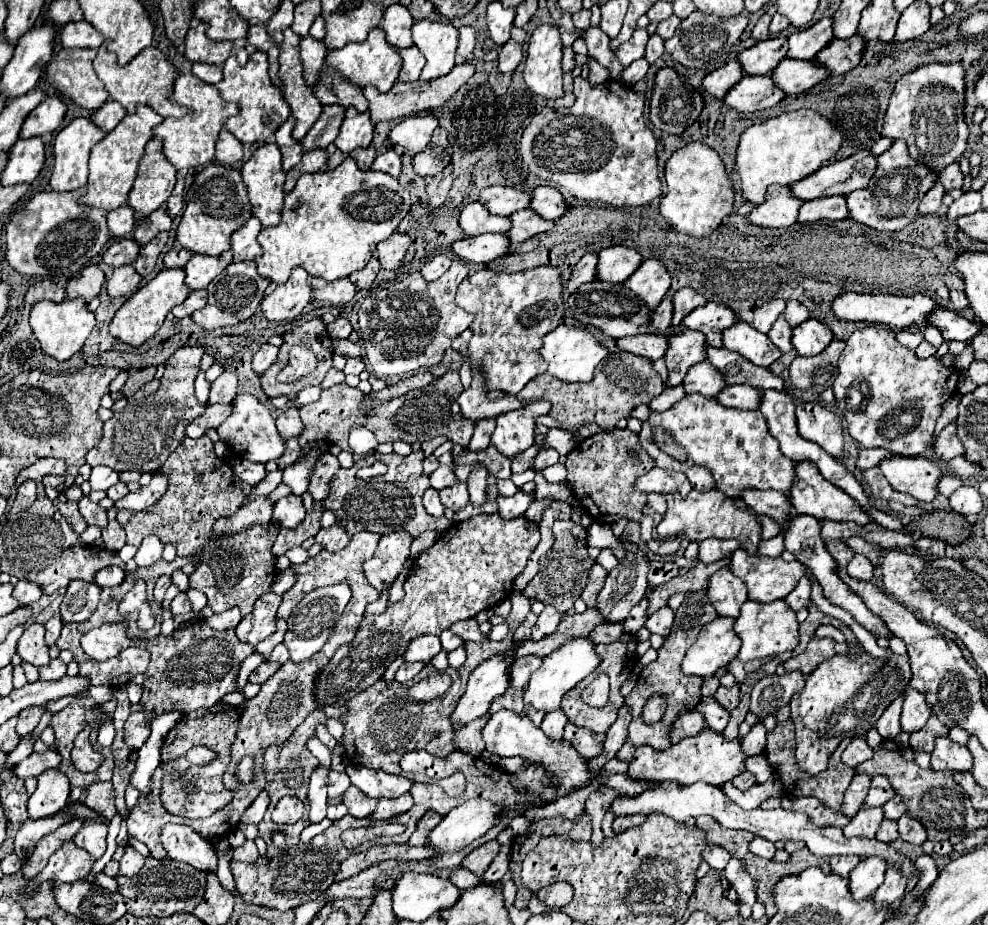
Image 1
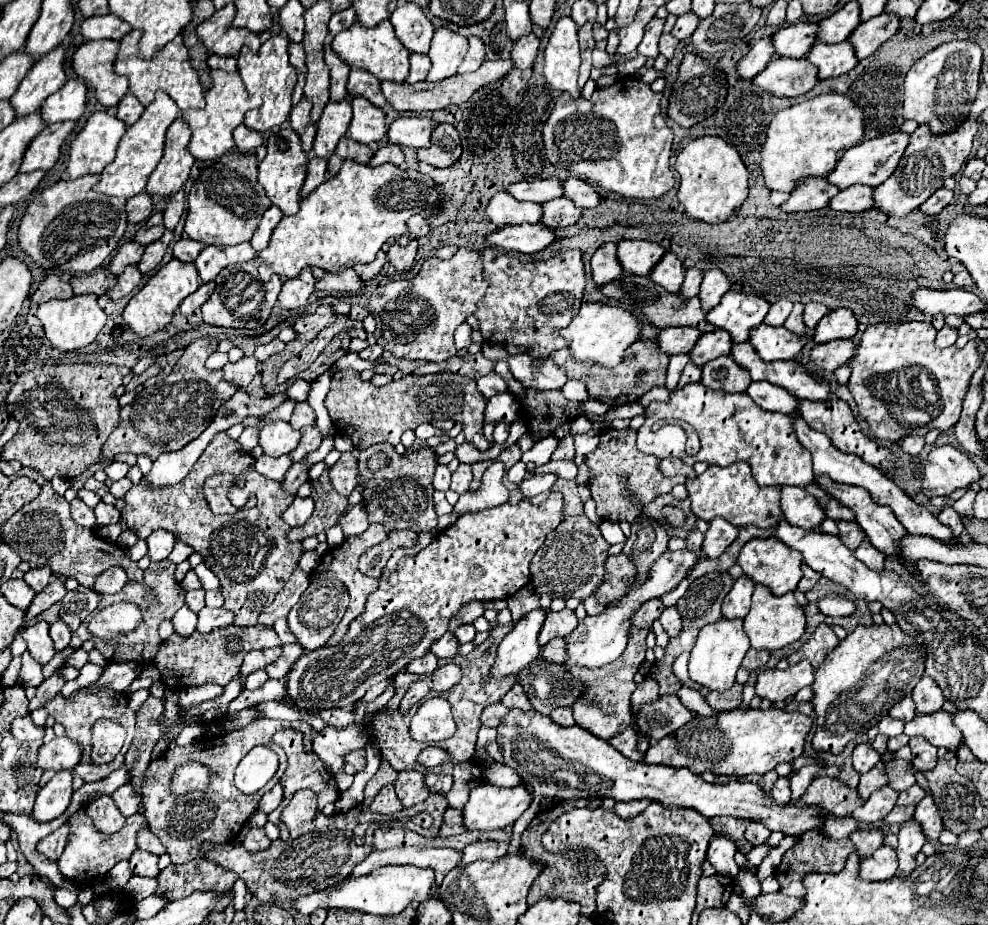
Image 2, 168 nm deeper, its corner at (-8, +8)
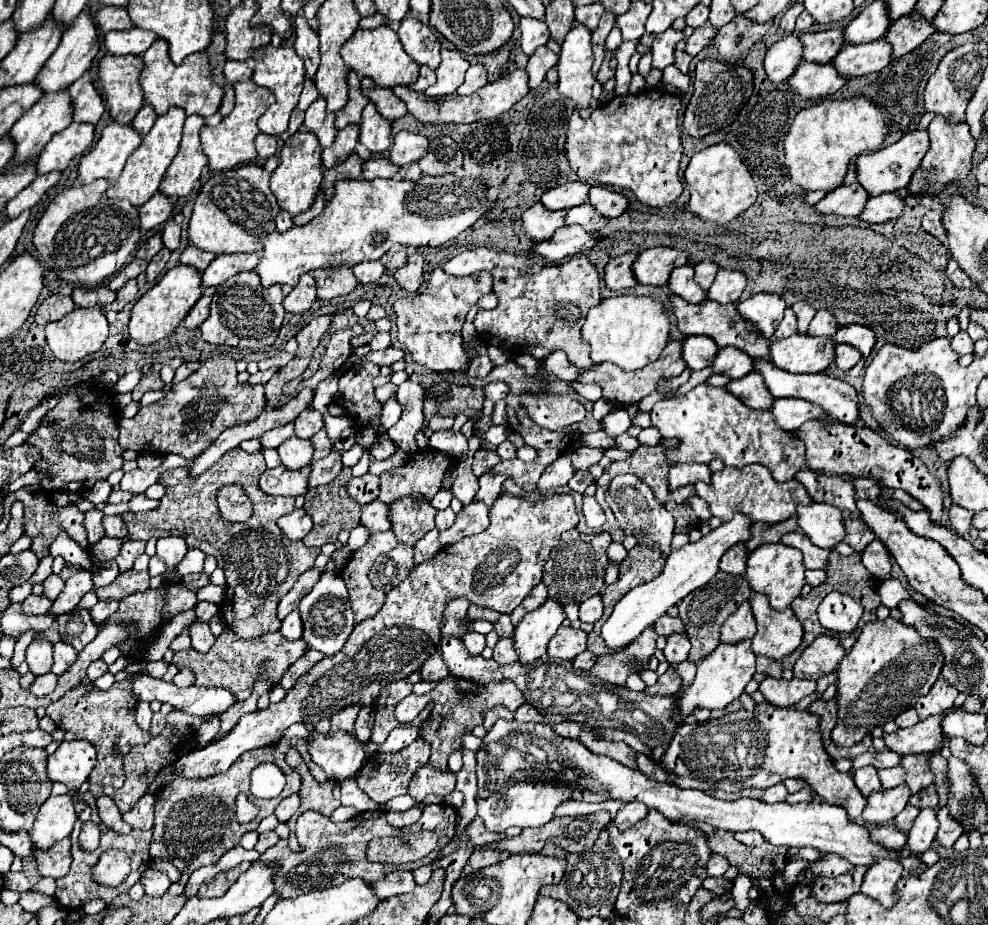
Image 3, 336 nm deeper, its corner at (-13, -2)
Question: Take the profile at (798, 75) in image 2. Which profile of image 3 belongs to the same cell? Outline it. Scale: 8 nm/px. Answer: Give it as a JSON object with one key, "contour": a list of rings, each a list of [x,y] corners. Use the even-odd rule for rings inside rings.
{"contour":[[[800,62],[794,74],[786,80],[786,84],[804,100],[824,98],[842,88],[846,78],[842,78],[830,64],[810,64]]]}

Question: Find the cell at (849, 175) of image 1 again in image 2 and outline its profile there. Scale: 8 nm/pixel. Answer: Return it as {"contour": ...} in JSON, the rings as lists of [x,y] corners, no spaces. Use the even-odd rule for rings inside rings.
{"contour":[[[893,132],[887,136],[865,140],[853,148],[845,150],[841,160],[837,162],[837,168],[827,176],[827,180],[831,184],[837,184],[841,190],[845,190],[853,184],[867,184],[871,188],[877,188],[879,184],[883,184],[885,178],[889,178],[897,170],[897,164],[901,160],[907,144],[909,144],[909,134],[905,134],[905,132]]]}

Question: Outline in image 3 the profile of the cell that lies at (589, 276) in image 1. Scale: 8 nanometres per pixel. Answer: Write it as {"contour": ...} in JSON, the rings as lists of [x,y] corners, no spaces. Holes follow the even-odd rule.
{"contour":[[[628,252],[622,256],[612,258],[606,268],[604,268],[604,282],[610,290],[628,290],[632,286],[636,286],[636,278],[632,274],[632,262],[634,262],[636,254]]]}

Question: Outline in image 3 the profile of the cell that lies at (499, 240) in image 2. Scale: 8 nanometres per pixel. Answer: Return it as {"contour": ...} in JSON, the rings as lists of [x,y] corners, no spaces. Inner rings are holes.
{"contour":[[[564,226],[564,228],[556,230],[552,238],[534,242],[534,246],[530,250],[532,250],[532,254],[540,254],[550,262],[560,262],[568,256],[580,254],[580,252],[592,248],[596,244],[596,240],[598,240],[596,236],[588,234],[580,226],[570,226],[570,228]]]}

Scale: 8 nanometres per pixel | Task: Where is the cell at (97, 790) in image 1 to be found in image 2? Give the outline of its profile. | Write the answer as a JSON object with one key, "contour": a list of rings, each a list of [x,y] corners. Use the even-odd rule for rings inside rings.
{"contour":[[[125,784],[125,786],[117,788],[117,790],[113,792],[113,800],[115,800],[117,808],[121,810],[121,814],[123,814],[125,818],[137,814],[137,810],[139,810],[139,802],[141,802],[139,796],[135,794],[135,790],[133,790],[131,784]]]}

